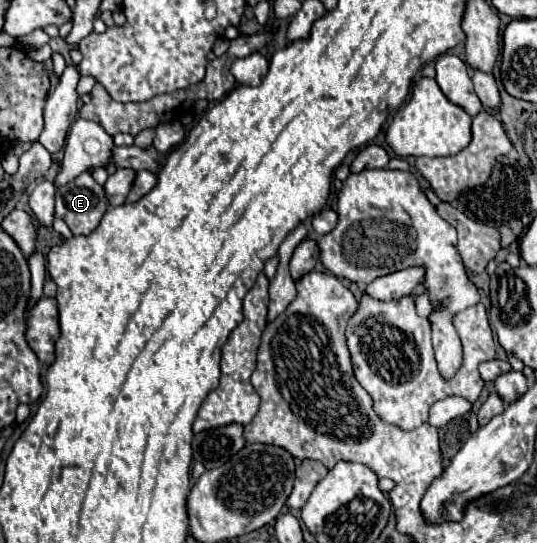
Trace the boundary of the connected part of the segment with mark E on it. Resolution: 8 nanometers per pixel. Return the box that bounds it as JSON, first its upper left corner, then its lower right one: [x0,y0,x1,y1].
[55,173,109,235]

